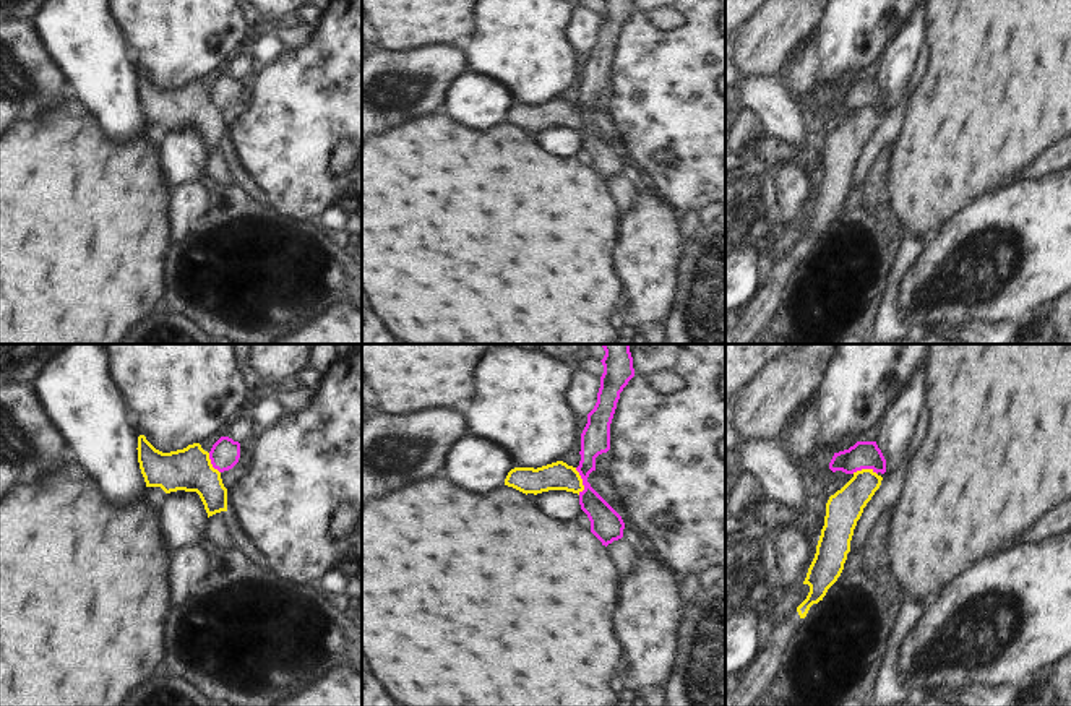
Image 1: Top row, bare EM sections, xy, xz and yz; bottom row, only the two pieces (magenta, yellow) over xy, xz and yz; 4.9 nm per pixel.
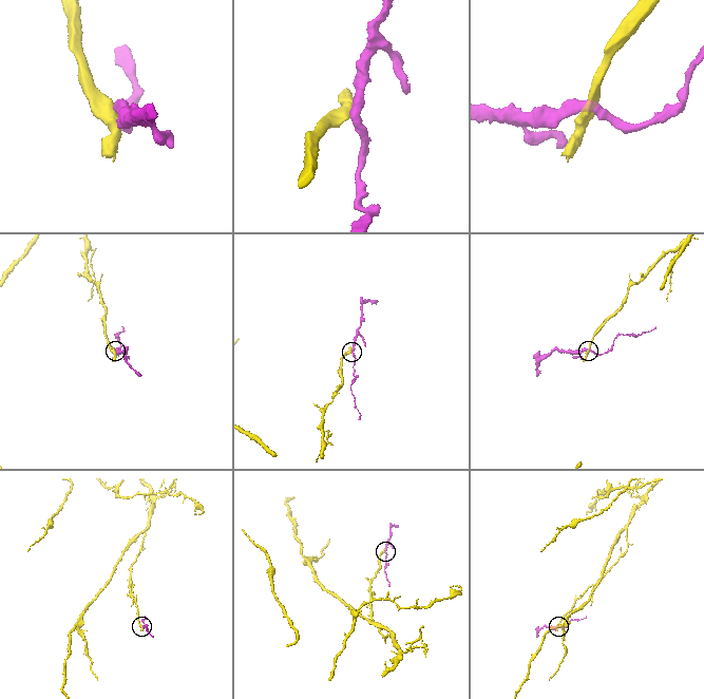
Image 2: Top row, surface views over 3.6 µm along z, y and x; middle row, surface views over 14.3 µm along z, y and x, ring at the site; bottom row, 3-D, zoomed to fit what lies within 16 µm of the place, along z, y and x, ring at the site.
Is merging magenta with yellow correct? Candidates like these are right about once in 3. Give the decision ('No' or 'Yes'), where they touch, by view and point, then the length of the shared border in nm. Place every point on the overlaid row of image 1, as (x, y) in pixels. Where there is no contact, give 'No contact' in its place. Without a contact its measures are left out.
No. Touches magenta at xz (583, 481). Shared border 140 nm

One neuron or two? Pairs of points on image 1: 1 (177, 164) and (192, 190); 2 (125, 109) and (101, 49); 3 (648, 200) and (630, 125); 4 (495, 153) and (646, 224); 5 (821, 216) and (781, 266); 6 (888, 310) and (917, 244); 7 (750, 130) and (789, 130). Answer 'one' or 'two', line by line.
1: two
2: one
3: two
4: two
5: one
6: one
7: two

